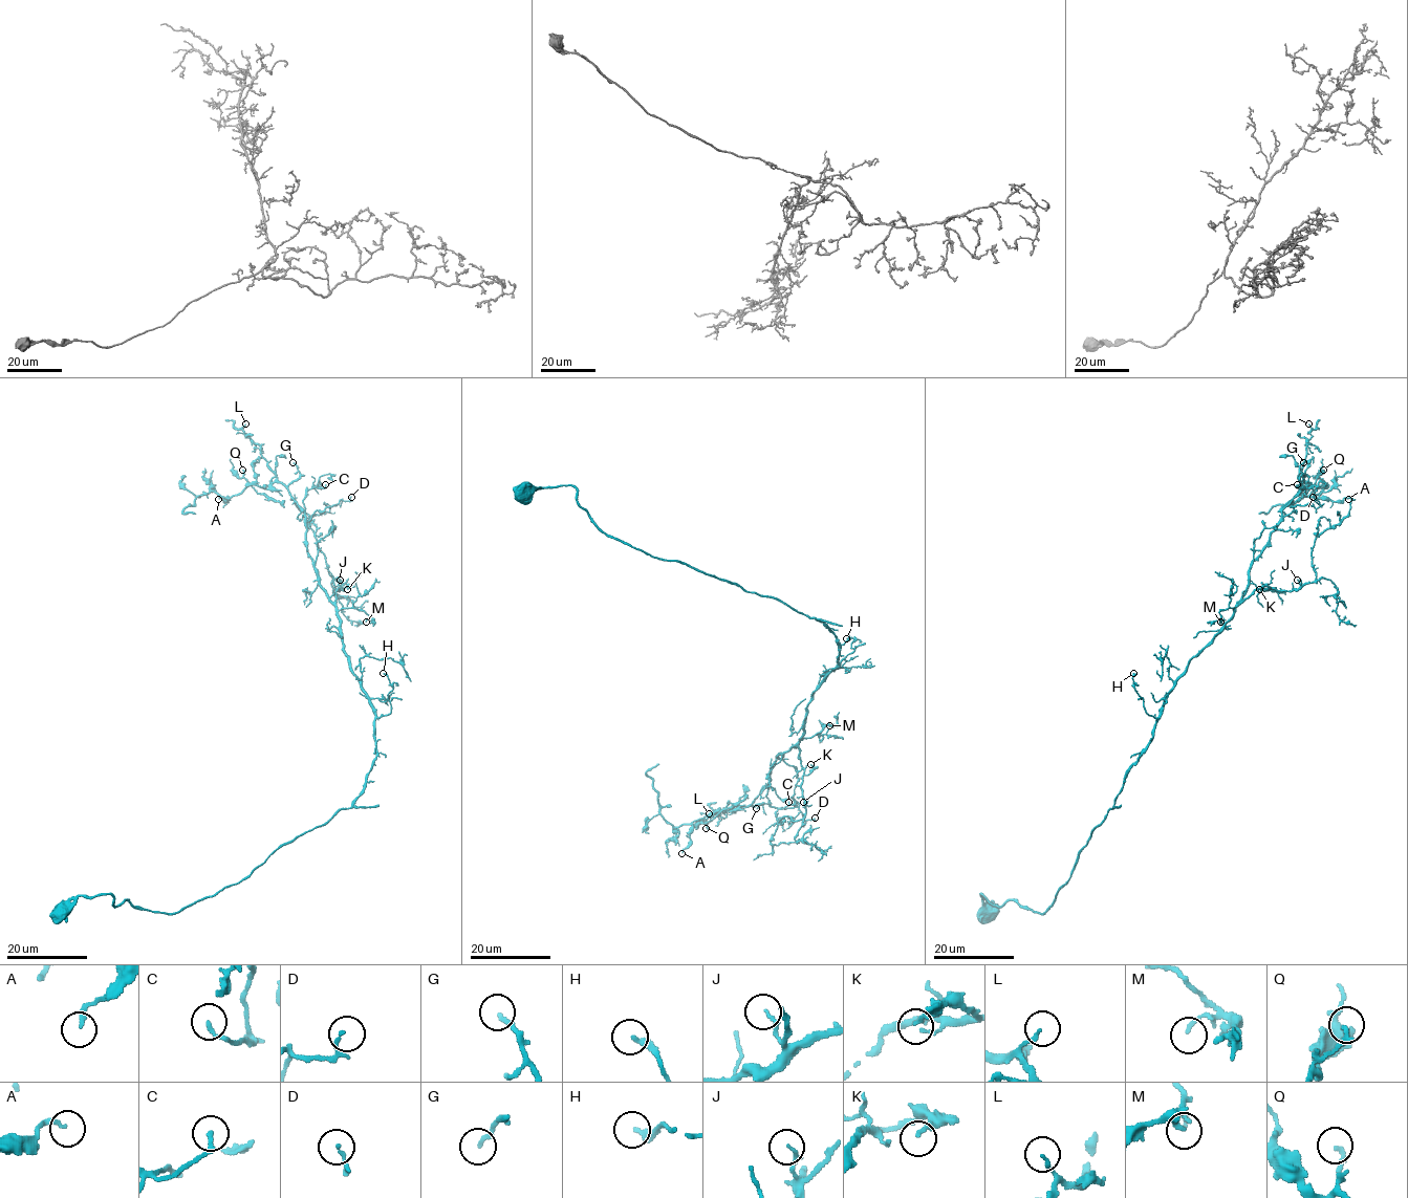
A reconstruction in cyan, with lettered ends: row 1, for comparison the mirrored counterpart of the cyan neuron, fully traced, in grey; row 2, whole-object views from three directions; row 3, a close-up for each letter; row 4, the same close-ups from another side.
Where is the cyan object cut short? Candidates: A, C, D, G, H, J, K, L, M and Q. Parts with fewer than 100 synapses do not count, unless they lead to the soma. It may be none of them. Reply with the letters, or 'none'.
none

